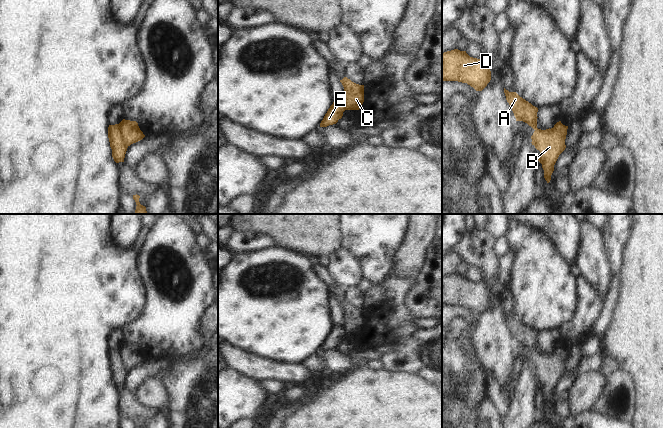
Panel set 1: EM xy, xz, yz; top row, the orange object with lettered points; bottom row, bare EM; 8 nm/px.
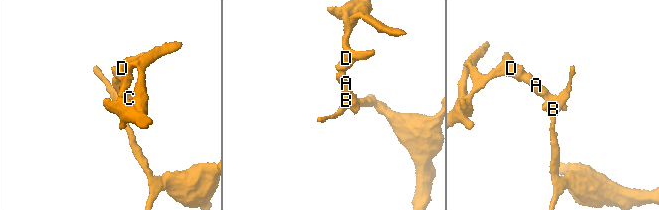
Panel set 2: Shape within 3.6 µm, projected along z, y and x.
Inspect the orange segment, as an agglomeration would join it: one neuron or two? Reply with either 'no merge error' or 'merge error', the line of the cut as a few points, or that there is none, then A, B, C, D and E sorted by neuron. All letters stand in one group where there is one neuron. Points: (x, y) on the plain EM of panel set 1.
merge error; cut xy (118, 348), (121, 362), (127, 370); groups A C D / B E

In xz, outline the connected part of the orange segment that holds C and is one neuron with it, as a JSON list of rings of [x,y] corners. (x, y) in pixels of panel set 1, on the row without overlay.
[[[347,301],[342,303],[344,311],[343,328],[346,334],[359,334],[364,326],[364,309],[359,309],[352,306]]]

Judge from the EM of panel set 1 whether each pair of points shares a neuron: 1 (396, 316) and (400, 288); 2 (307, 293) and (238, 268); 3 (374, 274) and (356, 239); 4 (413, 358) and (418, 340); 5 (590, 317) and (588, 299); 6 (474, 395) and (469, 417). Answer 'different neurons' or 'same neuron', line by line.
1: same neuron
2: same neuron
3: same neuron
4: same neuron
5: same neuron
6: same neuron

